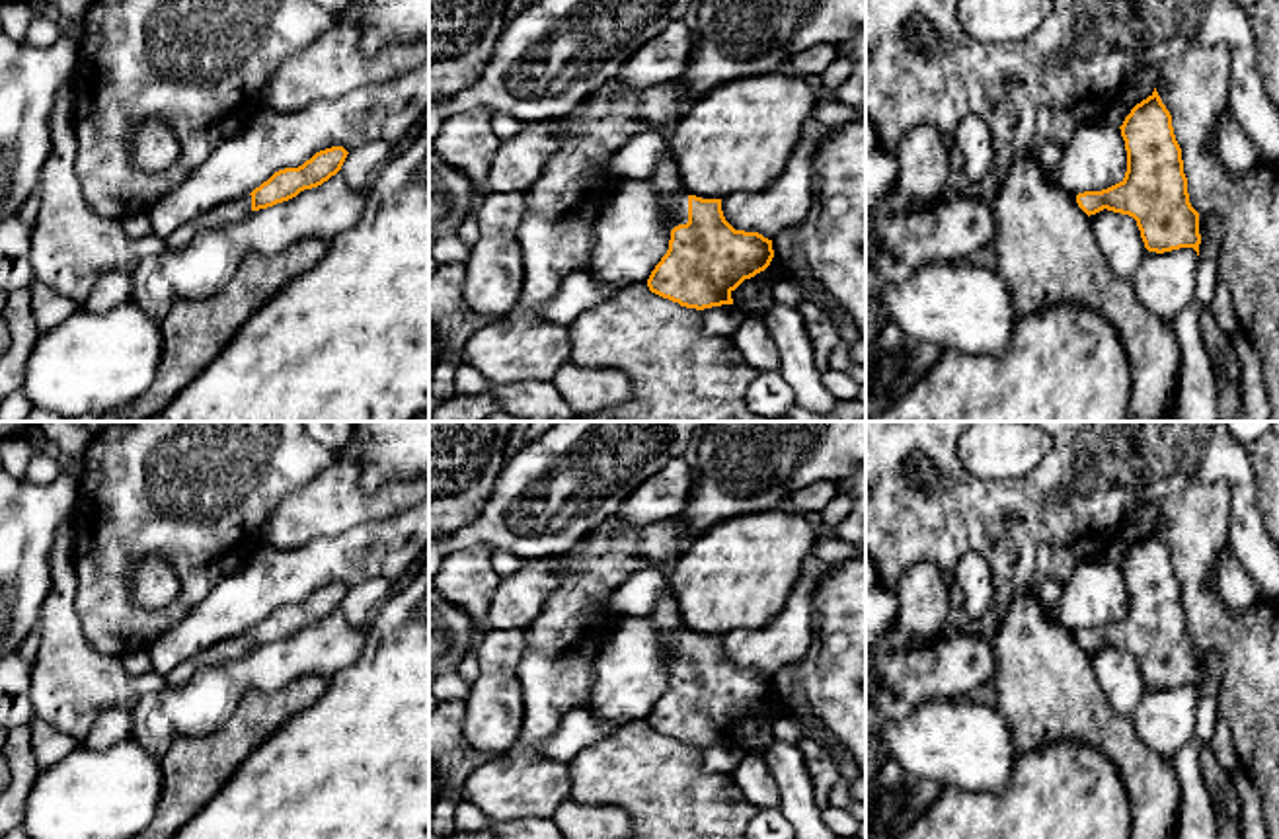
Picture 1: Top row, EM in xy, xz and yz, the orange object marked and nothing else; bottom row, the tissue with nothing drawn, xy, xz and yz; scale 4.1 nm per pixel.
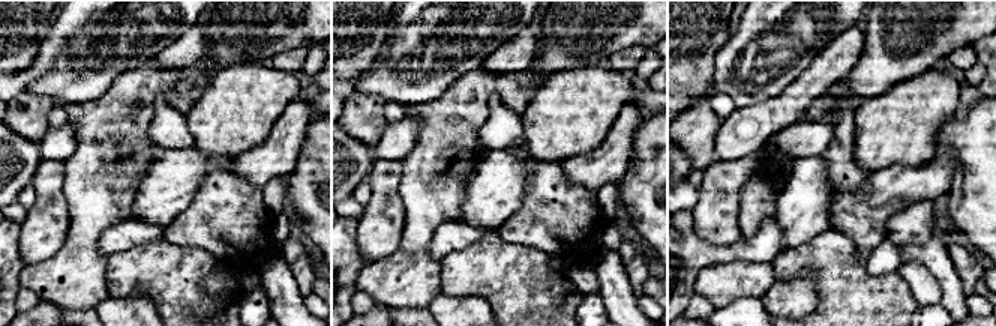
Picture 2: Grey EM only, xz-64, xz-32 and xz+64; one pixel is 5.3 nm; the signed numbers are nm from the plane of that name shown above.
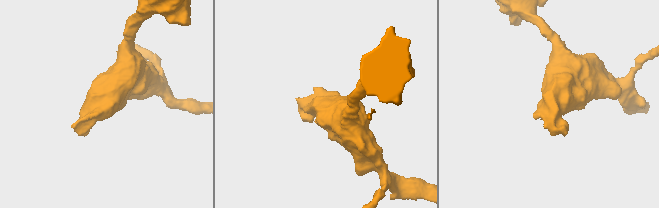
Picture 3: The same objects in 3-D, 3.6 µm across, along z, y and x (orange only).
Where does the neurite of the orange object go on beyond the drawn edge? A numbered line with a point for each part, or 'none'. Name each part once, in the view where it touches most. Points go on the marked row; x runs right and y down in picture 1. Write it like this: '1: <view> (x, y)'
1: xz (677, 201)

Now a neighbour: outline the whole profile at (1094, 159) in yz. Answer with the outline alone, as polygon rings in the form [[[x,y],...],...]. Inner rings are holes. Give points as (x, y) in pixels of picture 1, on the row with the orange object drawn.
[[[1102,117],[1084,123],[1063,148],[1057,181],[1070,195],[1102,191],[1123,181],[1127,150],[1121,129]]]

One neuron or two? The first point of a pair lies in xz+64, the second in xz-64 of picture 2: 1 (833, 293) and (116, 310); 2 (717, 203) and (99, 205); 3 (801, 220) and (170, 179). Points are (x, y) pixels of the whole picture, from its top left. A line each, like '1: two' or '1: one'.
1: two
2: two
3: one

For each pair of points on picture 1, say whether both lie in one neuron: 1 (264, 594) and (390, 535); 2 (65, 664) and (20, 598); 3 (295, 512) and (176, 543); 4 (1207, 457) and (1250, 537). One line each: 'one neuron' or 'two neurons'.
1: one neuron
2: two neurons
3: two neurons
4: one neuron

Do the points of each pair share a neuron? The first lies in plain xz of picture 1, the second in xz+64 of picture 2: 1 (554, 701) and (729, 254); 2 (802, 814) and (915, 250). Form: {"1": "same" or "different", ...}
{"1": "different", "2": "same"}

